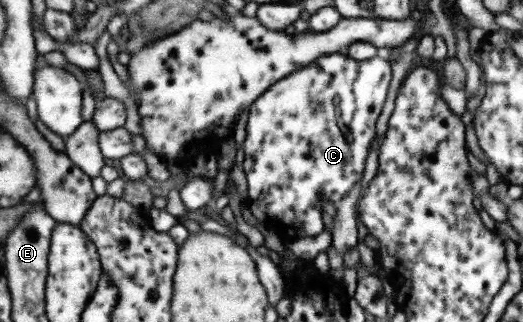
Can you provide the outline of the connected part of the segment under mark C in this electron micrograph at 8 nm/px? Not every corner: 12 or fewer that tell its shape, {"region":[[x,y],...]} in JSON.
{"region":[[336,51],[253,103],[247,207],[324,233],[362,177],[390,64]]}

